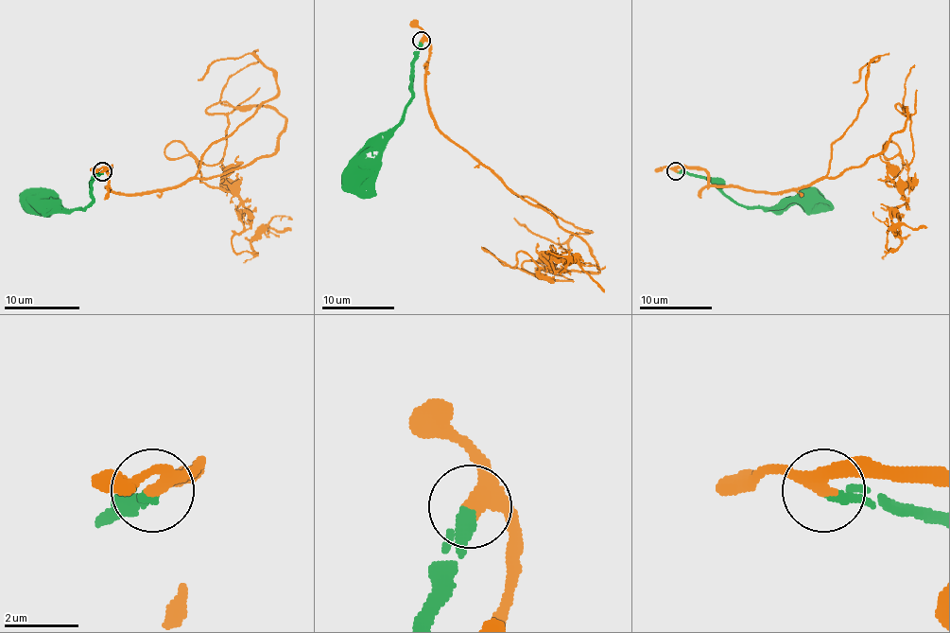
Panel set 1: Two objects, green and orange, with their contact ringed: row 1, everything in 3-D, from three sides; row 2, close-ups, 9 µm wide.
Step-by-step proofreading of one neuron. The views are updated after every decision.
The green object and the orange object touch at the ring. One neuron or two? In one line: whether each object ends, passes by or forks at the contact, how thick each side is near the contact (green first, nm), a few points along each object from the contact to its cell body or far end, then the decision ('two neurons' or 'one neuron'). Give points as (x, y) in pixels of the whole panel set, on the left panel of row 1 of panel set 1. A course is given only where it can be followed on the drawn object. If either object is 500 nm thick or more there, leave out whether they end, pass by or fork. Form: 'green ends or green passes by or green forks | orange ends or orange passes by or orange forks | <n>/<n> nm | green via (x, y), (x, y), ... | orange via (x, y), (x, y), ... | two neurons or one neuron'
green passes by | orange passes by | 240/280 nm | green via (102, 171), (93, 177), (91, 200), (84, 207), (65, 209), (60, 203), (46, 205), (37, 202) | orange via (102, 171), (113, 192), (226, 173), (277, 148), (271, 108), (206, 110), (226, 117), (232, 249), (290, 228) | one neuron

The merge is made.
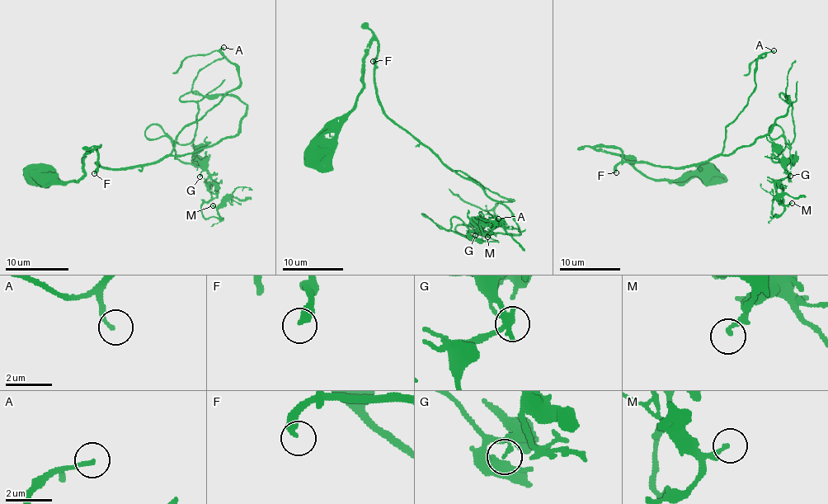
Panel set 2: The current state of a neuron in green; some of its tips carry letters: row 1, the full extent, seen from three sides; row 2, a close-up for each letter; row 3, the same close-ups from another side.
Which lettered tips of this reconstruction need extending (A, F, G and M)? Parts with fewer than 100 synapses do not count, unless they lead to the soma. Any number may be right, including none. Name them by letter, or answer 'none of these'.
A

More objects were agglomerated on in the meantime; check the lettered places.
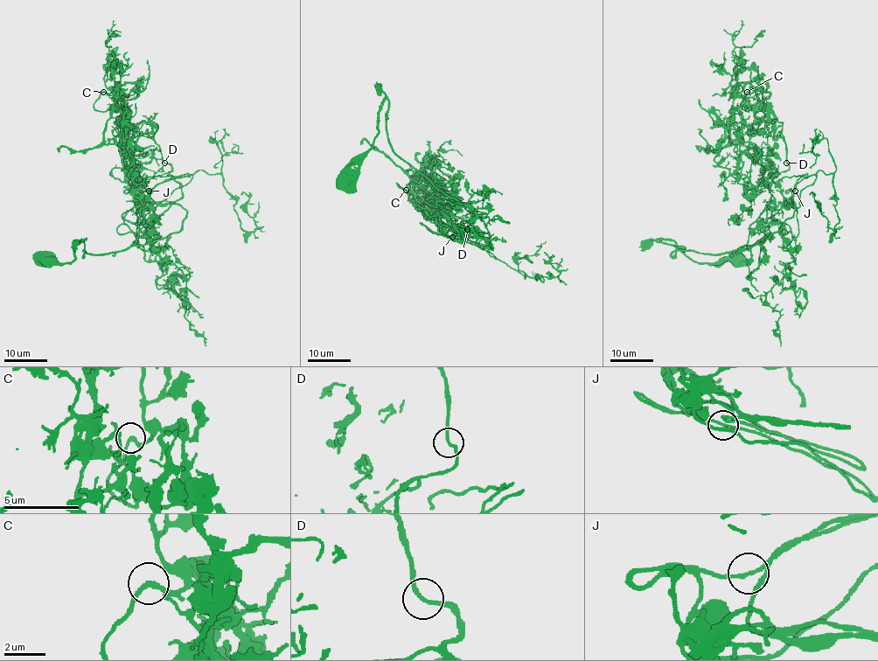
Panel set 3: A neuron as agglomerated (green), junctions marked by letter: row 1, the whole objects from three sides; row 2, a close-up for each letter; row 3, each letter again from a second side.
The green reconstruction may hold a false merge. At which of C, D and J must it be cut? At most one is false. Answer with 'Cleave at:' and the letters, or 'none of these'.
Cleave at: C

